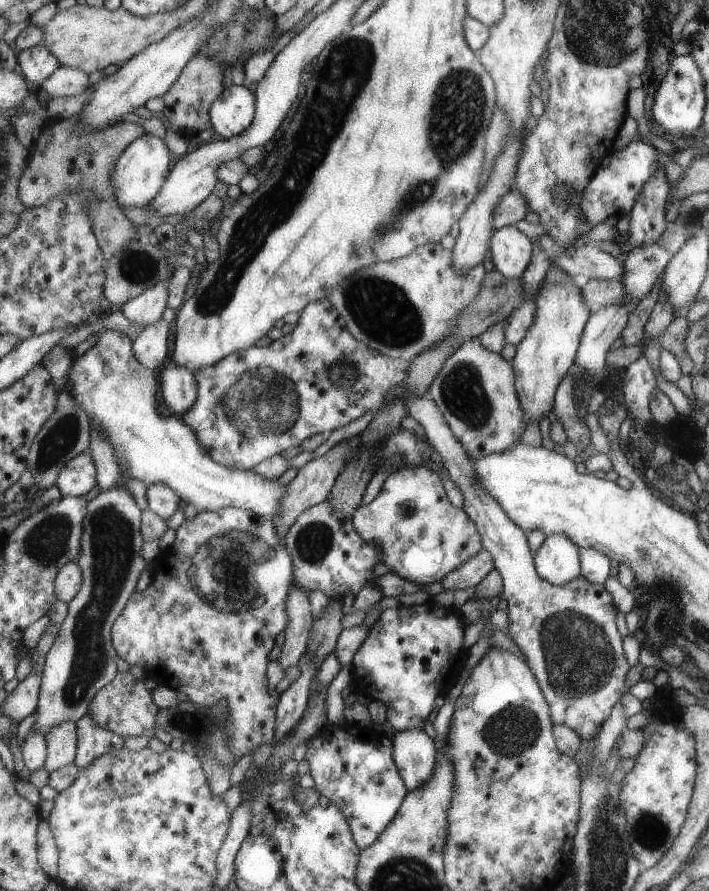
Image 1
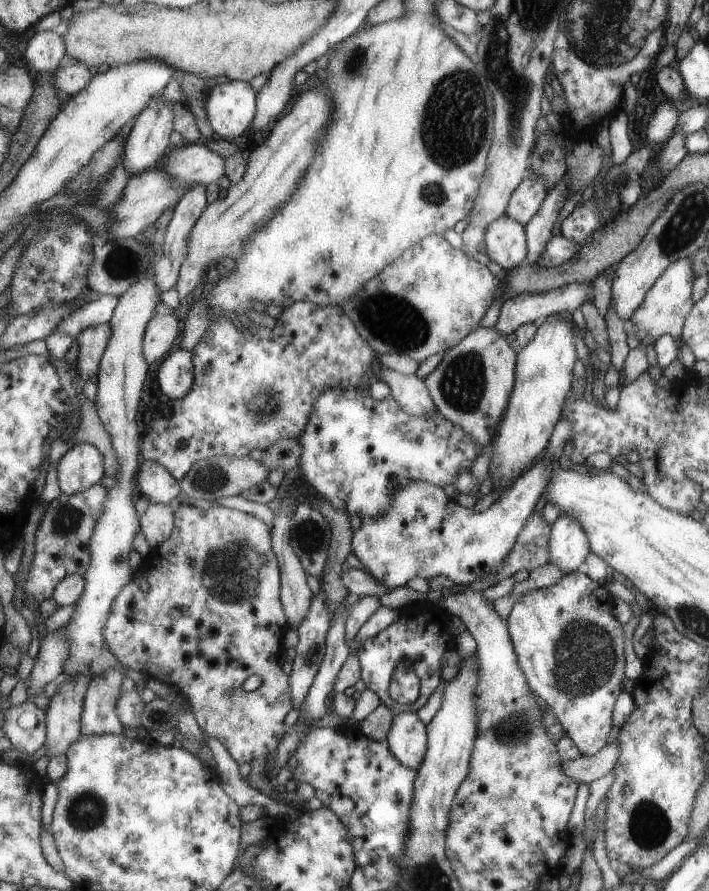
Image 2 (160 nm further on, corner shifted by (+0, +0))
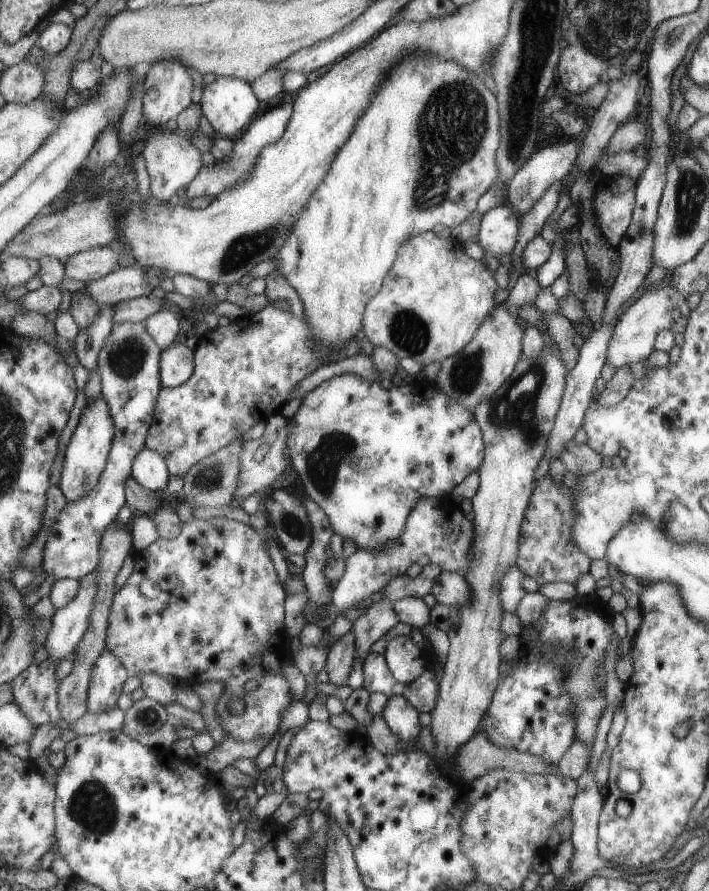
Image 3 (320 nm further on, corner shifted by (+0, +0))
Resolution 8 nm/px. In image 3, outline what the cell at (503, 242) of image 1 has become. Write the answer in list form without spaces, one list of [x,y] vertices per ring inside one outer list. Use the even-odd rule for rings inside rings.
[[[509,205],[497,206],[483,216],[477,243],[499,260],[510,257],[521,232],[519,224],[517,214]]]

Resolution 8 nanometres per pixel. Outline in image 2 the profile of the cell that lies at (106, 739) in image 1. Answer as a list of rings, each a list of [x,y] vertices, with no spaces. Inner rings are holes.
[[[107,670],[101,676],[93,678],[84,701],[82,734],[123,735],[125,728],[117,714],[117,700],[121,694],[121,684],[125,680],[125,675],[124,670]]]

